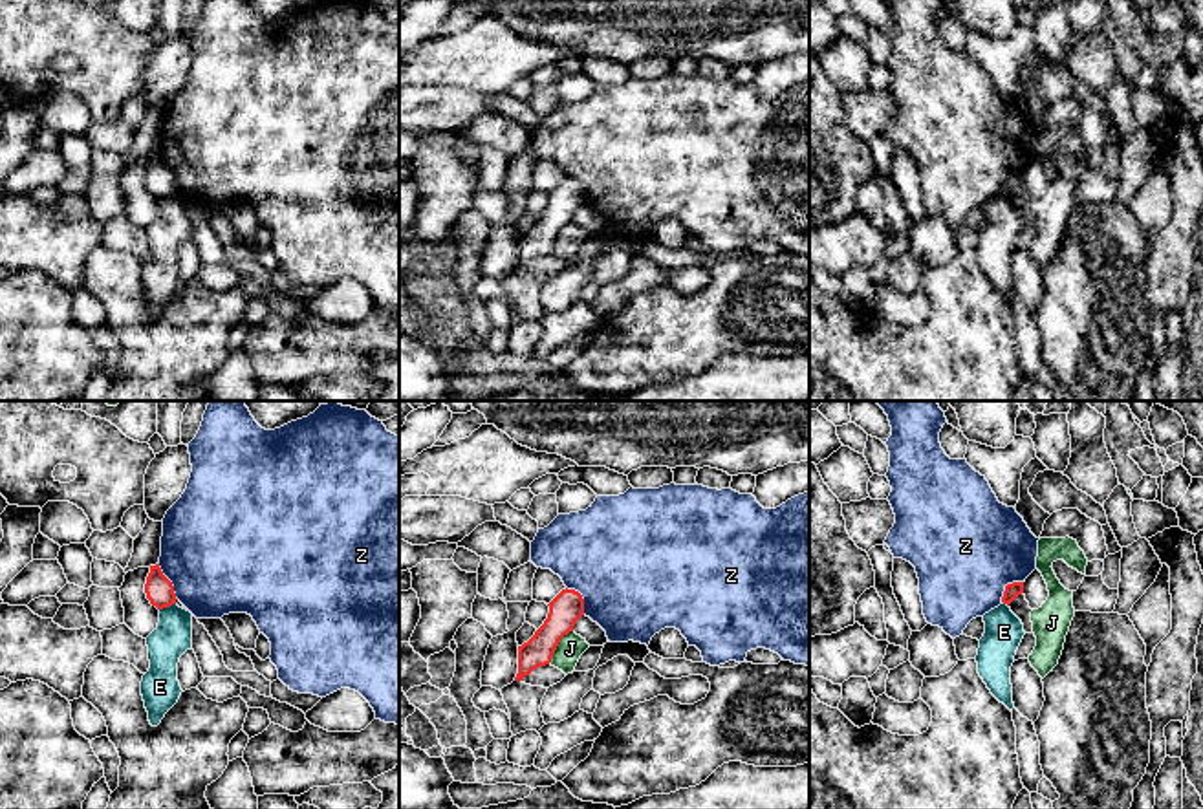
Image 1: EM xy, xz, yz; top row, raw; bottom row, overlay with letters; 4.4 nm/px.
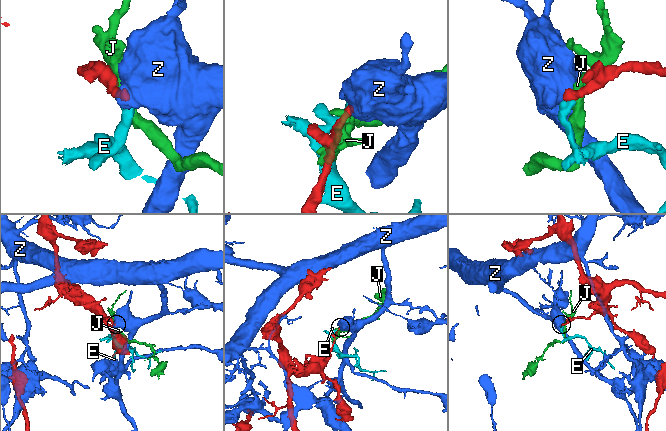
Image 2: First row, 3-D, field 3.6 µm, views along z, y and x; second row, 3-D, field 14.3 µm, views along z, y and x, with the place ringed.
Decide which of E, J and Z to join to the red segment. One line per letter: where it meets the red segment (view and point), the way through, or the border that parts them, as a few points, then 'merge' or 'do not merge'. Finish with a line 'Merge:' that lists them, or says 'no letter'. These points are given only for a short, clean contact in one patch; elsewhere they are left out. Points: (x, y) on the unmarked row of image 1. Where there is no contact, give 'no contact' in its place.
E: meets red in xy at (167, 196); border along xy (174, 193), (160, 200); do not merge
J: meets red in xz at (557, 235); do not merge
Z: meets red in xy at (171, 172); border along xy (158, 154), (178, 189); do not merge
Merge: no letter

